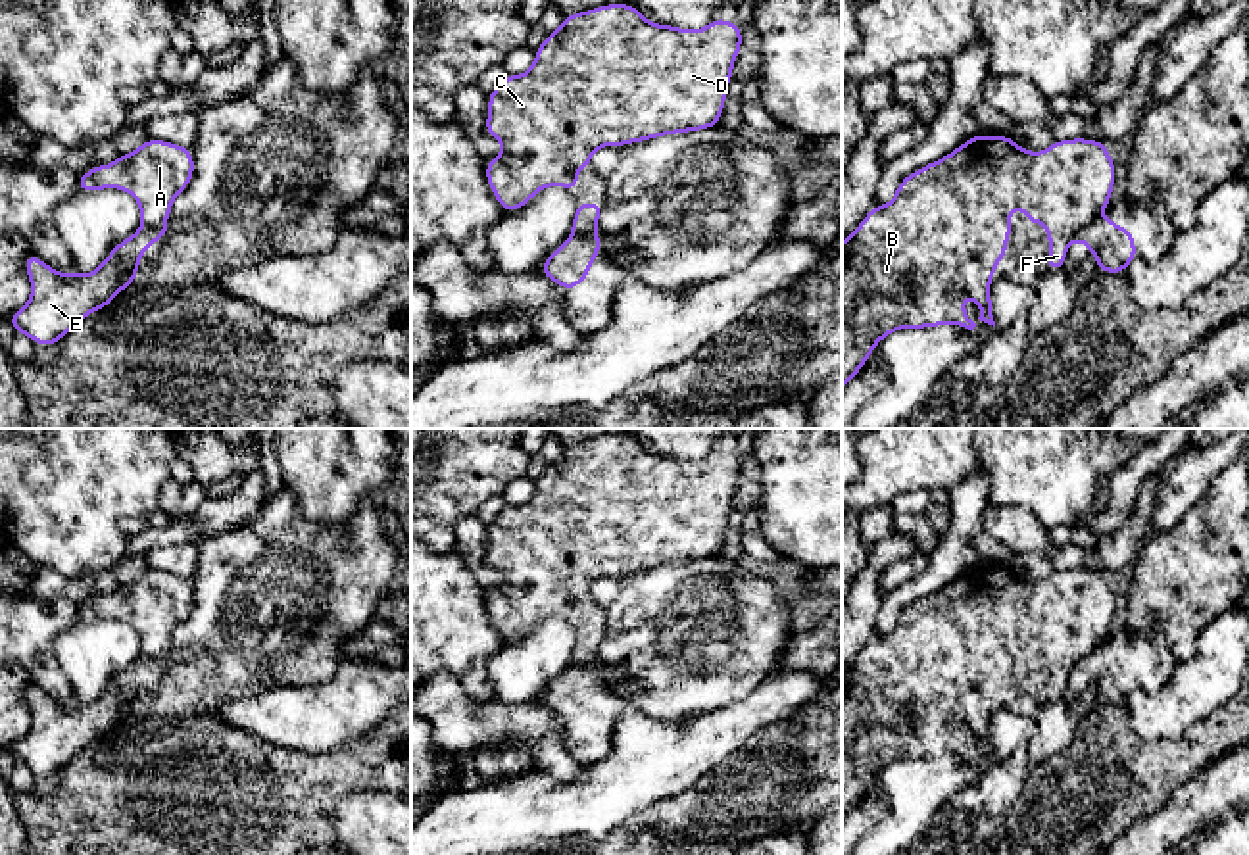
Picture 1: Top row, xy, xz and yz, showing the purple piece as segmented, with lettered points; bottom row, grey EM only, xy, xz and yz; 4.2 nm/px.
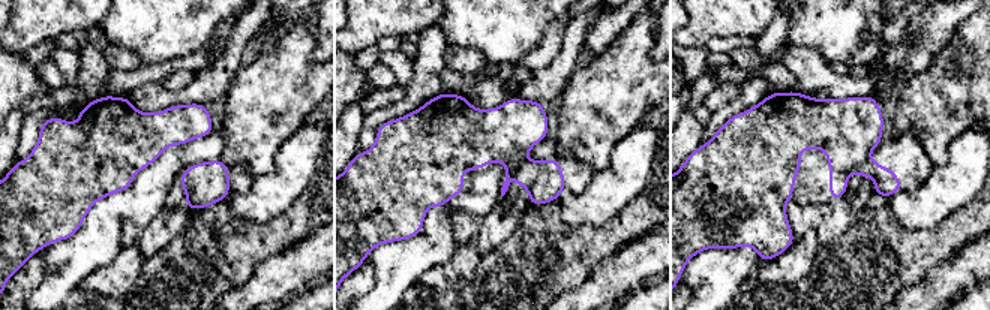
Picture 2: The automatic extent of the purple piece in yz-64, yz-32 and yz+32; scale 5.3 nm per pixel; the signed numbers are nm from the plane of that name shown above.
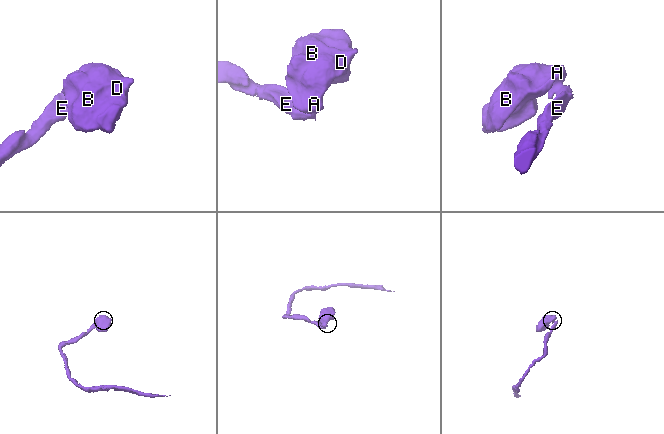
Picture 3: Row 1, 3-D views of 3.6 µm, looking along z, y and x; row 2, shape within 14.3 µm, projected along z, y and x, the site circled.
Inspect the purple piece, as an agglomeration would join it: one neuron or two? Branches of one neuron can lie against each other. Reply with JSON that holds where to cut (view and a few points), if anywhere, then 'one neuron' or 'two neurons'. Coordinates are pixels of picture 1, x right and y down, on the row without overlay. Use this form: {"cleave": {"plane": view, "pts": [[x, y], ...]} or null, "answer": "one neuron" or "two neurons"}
{"cleave": {"plane": "yz", "pts": [[1098, 644], [1075, 667]]}, "answer": "two neurons"}

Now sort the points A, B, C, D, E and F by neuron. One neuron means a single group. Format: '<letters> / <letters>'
A B C D F / E

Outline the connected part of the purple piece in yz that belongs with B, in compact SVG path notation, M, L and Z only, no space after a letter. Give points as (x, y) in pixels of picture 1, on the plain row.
M986 565L905 605L895 626L876 634L842 672L842 822L890 763L940 755L974 761L963 740L967 724L980 736L978 749L995 757L990 713L1009 678L1009 644L1024 640L1028 655L1045 655L1047 701L1061 701L1078 661L1111 634L1114 607L1101 571L1055 571L1047 580L1030 582L1013 567Z

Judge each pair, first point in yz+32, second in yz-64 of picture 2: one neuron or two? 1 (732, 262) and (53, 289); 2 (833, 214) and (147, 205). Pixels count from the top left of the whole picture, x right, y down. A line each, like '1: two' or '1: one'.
1: one
2: two

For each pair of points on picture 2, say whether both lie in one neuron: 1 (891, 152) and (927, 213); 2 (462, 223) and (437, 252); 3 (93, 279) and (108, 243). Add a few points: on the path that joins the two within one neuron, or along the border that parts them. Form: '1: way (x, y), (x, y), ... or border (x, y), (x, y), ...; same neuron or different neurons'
1: border (933, 166), (915, 189), (902, 190); different neurons
2: border (485, 216), (458, 213), (456, 244); different neurons
3: border (122, 246), (108, 264), (93, 270), (80, 285); different neurons

